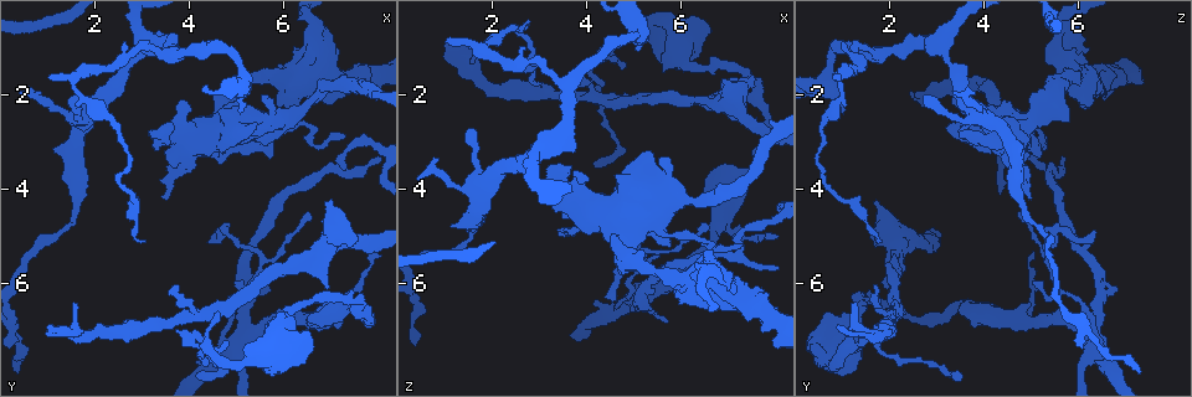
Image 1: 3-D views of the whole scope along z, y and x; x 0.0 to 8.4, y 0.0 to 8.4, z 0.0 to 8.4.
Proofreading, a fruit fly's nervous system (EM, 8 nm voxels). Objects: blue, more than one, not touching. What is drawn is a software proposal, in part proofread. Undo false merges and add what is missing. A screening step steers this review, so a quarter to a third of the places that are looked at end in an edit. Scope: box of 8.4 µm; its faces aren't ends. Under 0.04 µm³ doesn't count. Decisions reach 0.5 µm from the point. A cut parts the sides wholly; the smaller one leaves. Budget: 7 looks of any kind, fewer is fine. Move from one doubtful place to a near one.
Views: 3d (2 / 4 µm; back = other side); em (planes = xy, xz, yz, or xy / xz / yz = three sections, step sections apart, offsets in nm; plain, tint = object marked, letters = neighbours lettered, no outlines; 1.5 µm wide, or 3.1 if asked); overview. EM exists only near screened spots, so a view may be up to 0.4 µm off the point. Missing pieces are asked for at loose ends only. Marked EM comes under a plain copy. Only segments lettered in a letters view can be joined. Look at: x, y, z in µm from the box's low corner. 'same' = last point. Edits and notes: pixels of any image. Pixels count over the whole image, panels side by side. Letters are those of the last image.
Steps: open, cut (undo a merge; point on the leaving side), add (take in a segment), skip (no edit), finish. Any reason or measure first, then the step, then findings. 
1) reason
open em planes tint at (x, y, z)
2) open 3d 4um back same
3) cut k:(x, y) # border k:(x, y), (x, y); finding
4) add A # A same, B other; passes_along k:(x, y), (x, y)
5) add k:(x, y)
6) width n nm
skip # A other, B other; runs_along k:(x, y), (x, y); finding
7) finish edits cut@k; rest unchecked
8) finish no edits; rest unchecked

tapers out
open 3d 2um at (3.05, 5.15, 1.75)

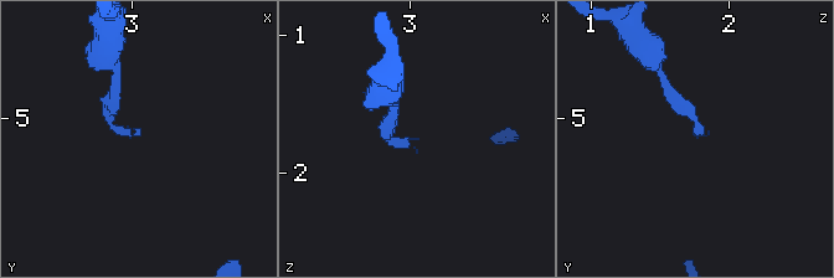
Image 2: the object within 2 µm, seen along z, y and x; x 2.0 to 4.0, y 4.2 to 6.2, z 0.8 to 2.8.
open em xy step 8 tint at (3.04, 5.12, 1.76)

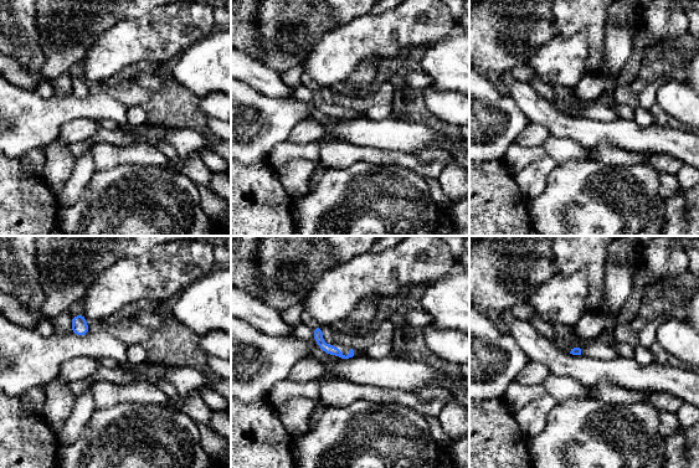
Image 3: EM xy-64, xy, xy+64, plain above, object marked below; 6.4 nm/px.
open em planes letters same

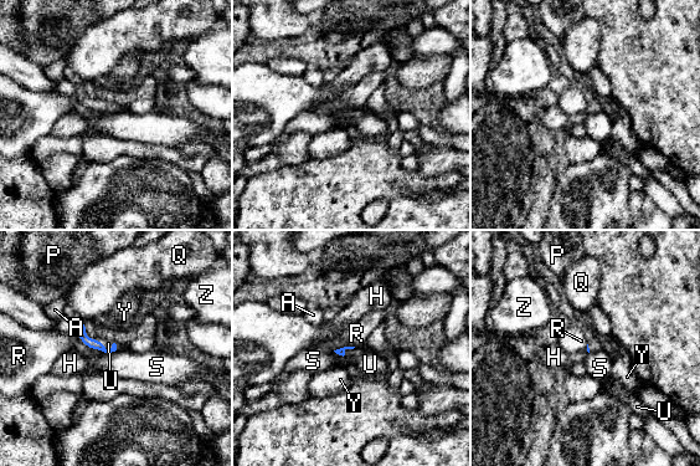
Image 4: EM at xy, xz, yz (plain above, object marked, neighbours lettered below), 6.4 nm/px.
add U # A other, H other, P other, Q other, R other, S other, U same, Y other, Z other; the cell continues

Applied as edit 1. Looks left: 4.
open overview

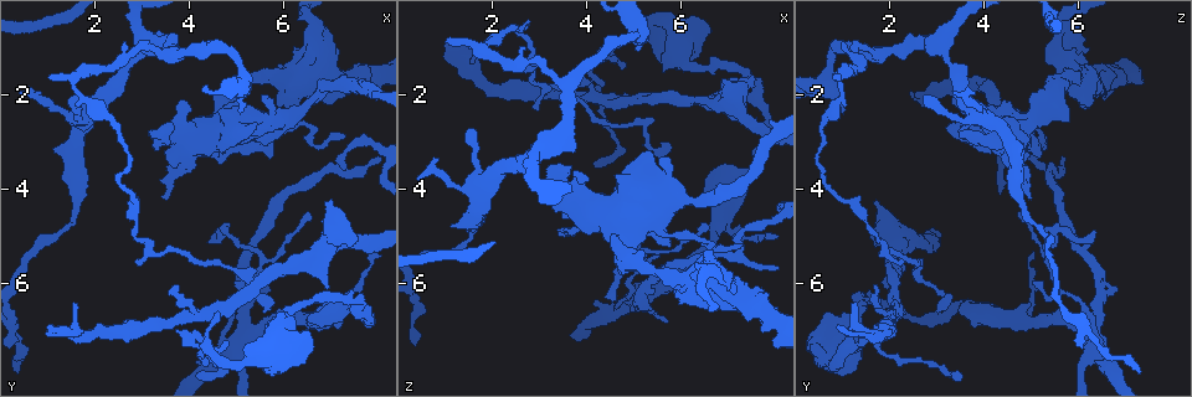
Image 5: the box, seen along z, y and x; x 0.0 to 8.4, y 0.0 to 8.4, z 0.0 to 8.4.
abrupt turn
open 3d 2um at (4.05, 7.20, 1.45)

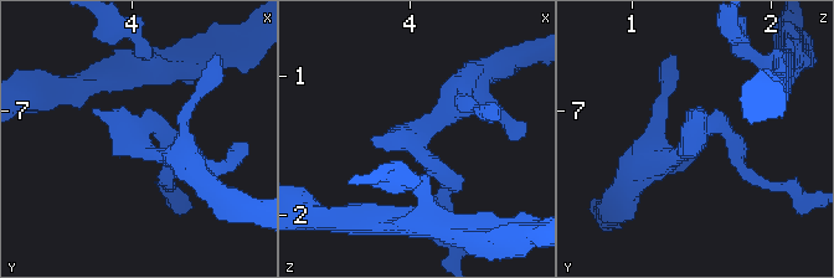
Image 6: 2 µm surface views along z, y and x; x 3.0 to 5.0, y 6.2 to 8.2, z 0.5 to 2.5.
open em planes letters at (4.06, 7.24, 1.48)

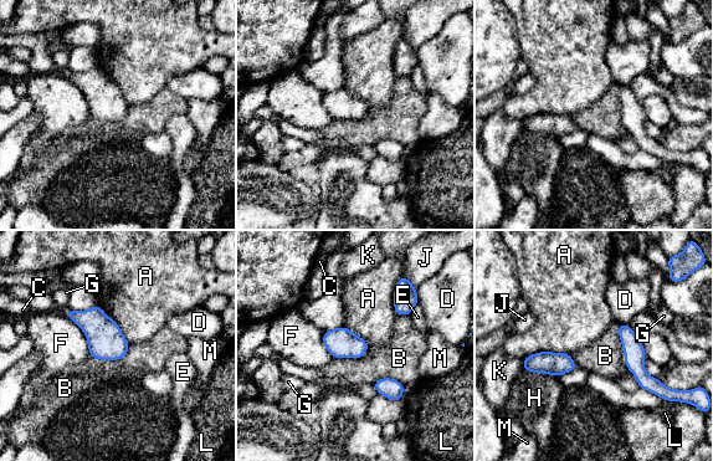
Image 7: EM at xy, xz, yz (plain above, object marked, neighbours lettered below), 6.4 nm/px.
longest_contact F 320 nm
skip # A other, B other, C other, D other, E other, F other, G other, H other, J other, K other, L other, M other; border 7:(128, 348), (118, 359), (90, 354); continuous, no second cell

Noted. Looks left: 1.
finish edits add@4; rest unchecked

